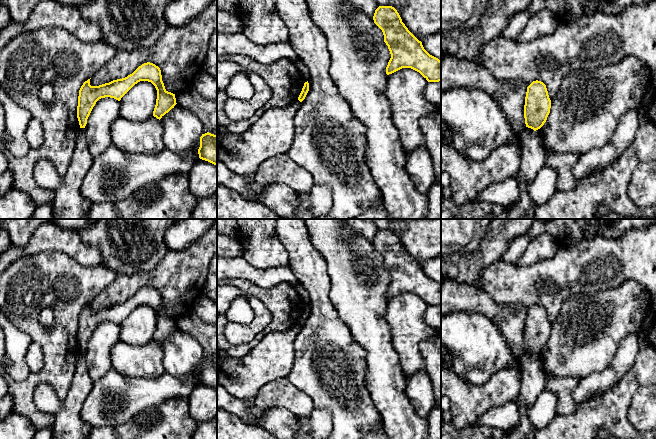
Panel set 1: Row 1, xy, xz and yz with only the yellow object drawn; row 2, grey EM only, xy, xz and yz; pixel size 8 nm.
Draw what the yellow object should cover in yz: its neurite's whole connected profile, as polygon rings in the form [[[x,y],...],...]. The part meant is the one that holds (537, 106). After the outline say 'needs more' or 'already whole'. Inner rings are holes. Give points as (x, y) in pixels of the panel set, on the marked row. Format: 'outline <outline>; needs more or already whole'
outline [[[533,81],[528,87],[525,97],[524,118],[526,127],[534,131],[540,129],[550,113],[551,100],[546,85],[541,81]]]; already whole

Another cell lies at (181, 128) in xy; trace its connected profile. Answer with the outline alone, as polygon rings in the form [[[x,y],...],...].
[[[178,104],[162,116],[160,121],[165,149],[180,156],[187,156],[203,134],[202,121]]]

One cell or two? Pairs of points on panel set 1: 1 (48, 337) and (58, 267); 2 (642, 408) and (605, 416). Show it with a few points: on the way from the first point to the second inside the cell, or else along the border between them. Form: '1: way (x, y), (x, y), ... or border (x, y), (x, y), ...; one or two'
1: way (65, 320), (66, 309), (76, 298), (62, 284); one
2: border (638, 390), (628, 410), (628, 421), (634, 428); two

